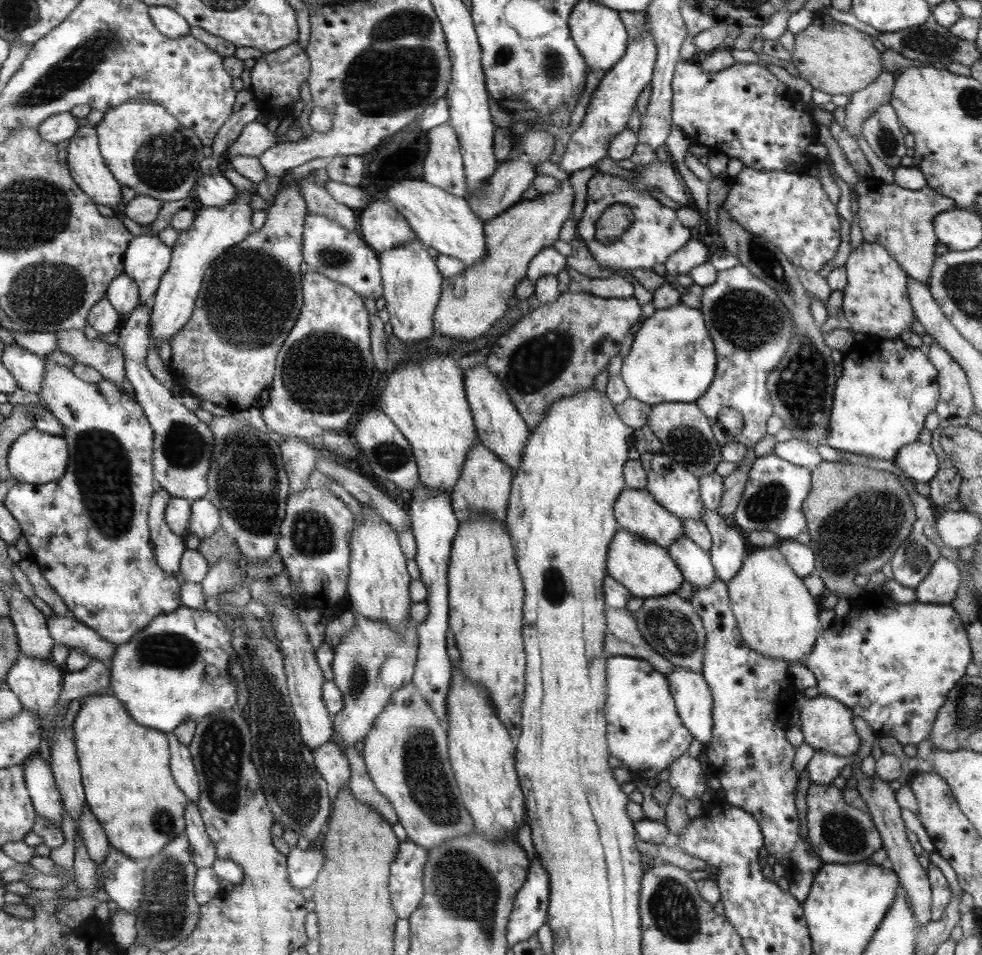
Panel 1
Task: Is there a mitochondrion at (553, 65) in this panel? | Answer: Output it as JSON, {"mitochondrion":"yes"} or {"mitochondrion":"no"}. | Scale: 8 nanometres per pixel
{"mitochondrion":"yes"}

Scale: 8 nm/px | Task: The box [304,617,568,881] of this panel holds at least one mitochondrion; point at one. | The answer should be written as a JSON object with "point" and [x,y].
{"point":[426,779]}

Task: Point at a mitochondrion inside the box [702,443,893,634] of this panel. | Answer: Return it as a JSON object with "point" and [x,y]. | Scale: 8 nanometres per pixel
{"point":[769,502]}

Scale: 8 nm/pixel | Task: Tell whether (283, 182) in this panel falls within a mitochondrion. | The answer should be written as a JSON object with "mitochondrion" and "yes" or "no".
{"mitochondrion":"no"}

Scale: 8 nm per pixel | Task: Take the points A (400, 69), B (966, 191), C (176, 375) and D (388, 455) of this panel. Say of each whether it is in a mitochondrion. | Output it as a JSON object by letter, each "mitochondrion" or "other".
{"A":"mitochondrion","B":"other","C":"other","D":"mitochondrion"}

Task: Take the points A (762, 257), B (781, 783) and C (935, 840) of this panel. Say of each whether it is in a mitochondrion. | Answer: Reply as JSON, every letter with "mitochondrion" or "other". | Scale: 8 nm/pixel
{"A":"mitochondrion","B":"other","C":"other"}

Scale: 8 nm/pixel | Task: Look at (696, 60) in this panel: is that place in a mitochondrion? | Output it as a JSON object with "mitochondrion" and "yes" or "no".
{"mitochondrion":"no"}

